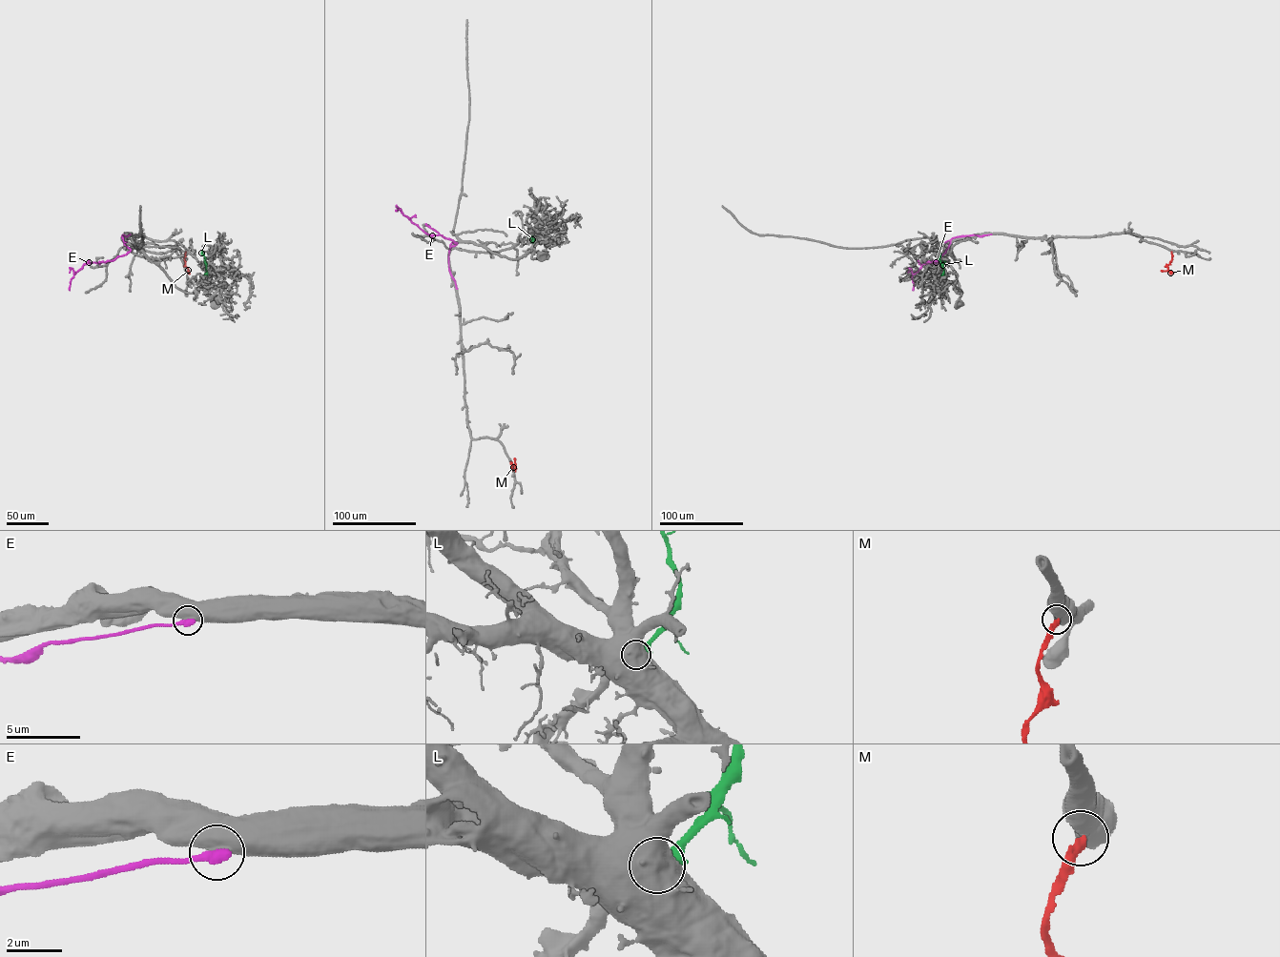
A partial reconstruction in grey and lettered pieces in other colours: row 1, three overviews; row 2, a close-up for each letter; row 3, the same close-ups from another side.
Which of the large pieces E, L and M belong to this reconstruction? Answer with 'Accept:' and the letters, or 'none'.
Accept: none

